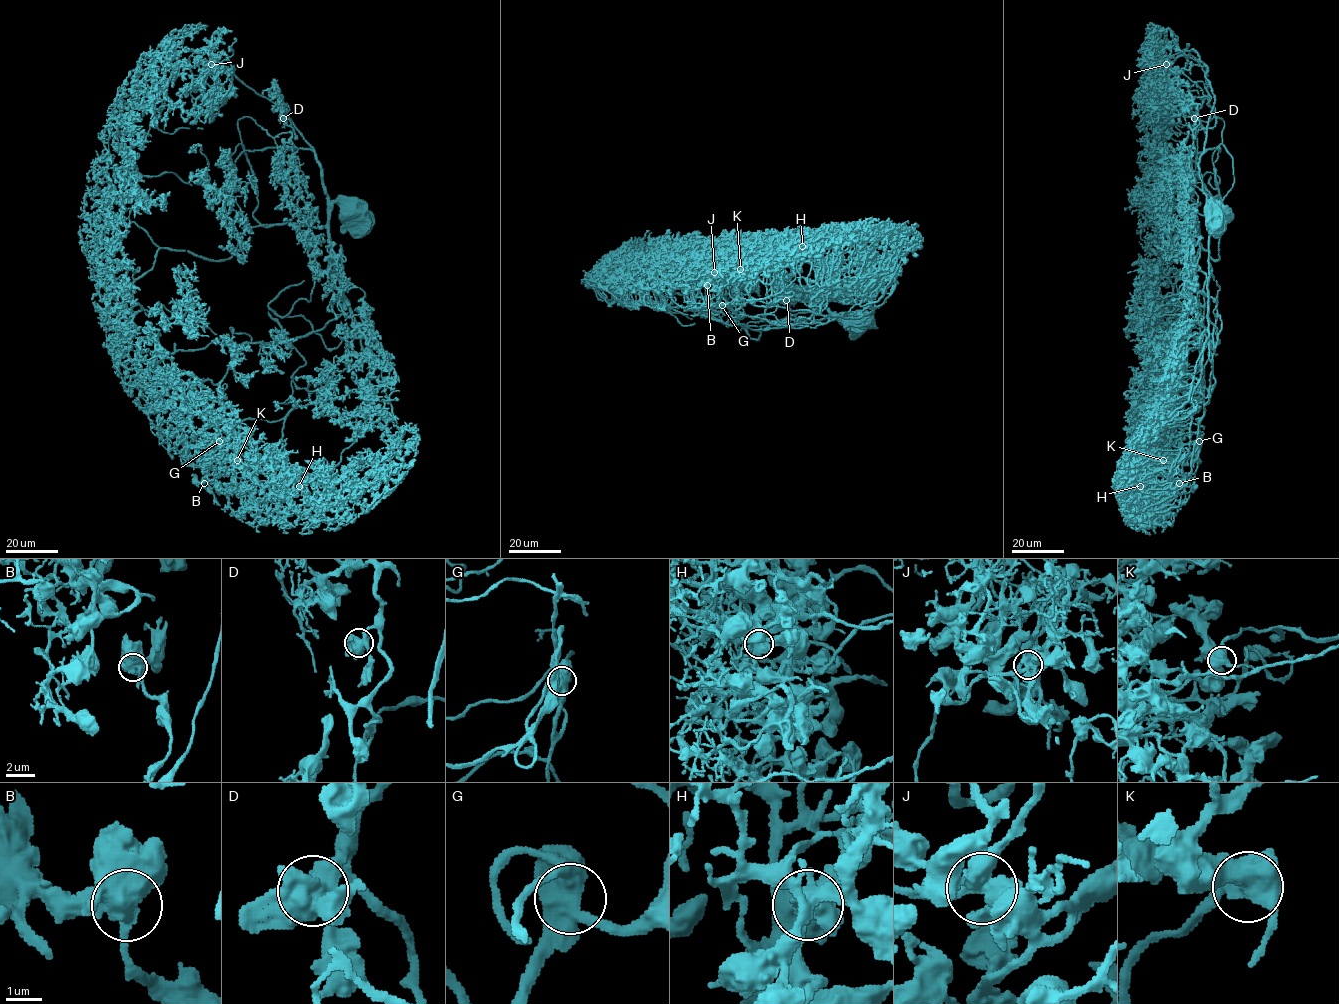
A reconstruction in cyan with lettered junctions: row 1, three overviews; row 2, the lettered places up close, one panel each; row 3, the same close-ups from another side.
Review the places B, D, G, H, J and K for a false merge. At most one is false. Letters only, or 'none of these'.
none of these

